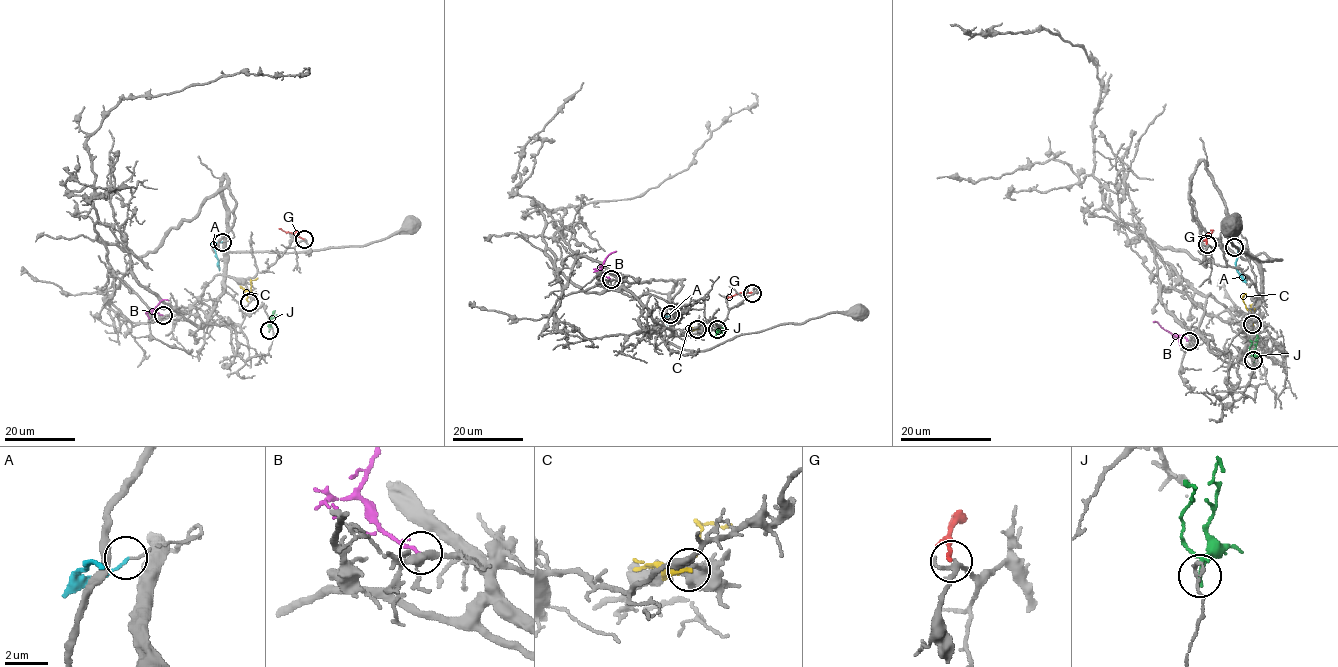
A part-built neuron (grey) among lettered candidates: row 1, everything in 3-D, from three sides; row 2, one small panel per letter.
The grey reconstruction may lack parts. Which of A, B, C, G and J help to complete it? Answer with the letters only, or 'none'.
A, B

